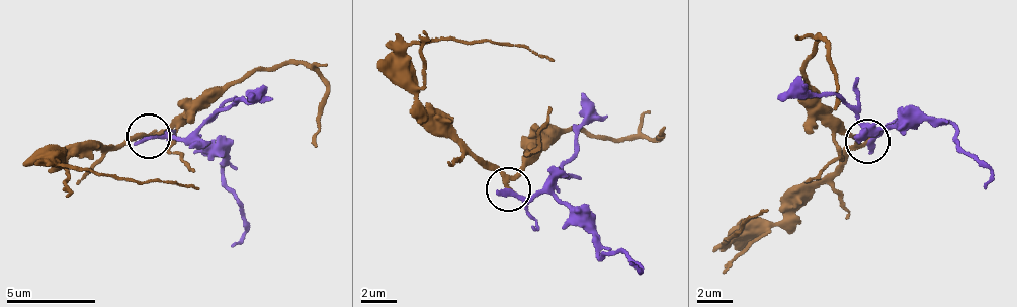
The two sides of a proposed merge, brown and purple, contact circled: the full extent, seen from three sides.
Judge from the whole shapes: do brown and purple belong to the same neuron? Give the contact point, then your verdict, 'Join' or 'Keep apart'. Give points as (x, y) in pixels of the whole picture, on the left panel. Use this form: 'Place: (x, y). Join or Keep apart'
Place: (149, 136). Keep apart

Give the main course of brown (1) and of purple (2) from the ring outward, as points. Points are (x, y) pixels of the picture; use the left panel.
1: (148, 134), (92, 151), (79, 150), (62, 163), (65, 153), (56, 163), (102, 175), (175, 181), (197, 187)
2: (147, 136), (194, 143), (224, 158), (222, 175), (244, 225), (242, 236), (229, 248)

